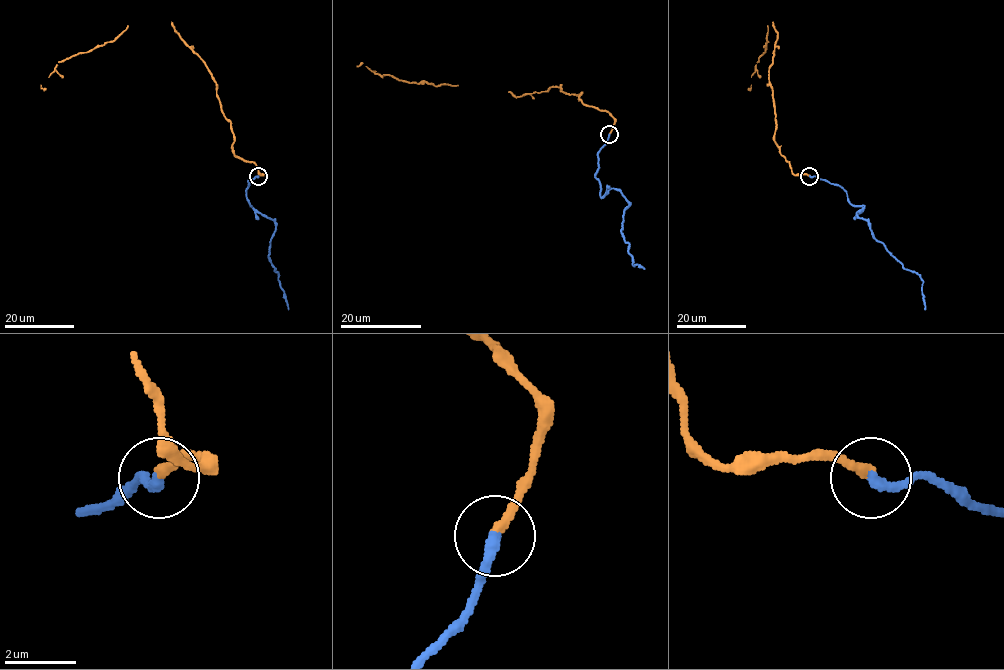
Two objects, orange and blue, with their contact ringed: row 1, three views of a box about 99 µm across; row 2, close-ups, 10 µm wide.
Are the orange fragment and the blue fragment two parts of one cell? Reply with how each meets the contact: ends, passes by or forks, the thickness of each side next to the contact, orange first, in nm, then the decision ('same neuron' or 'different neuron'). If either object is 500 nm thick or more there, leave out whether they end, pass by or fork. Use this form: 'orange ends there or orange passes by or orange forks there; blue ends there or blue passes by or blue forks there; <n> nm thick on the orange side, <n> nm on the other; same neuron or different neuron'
orange ends there; blue ends there; 280 nm thick on the orange side, 320 nm on the other; same neuron

